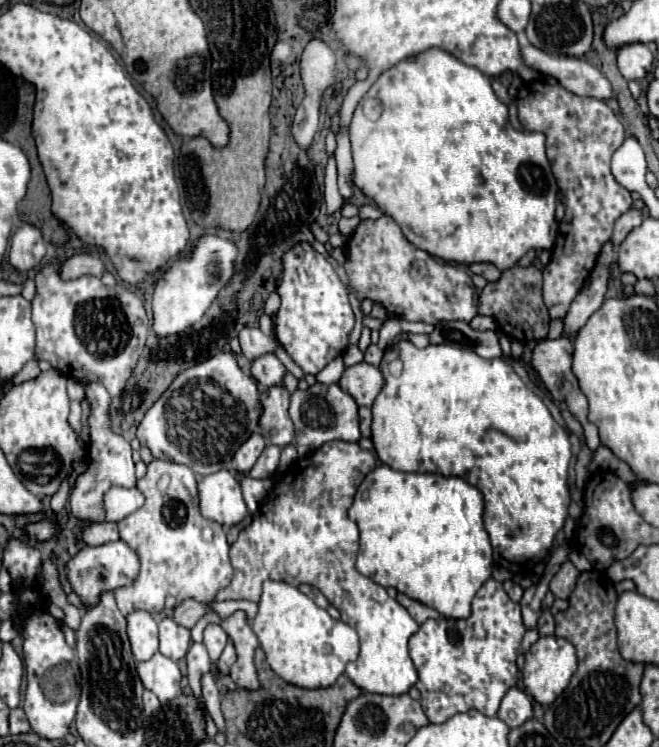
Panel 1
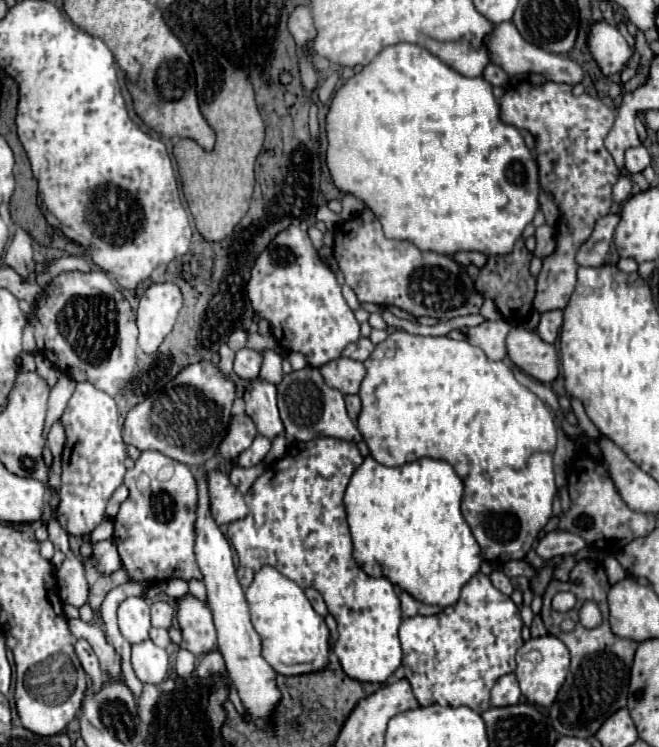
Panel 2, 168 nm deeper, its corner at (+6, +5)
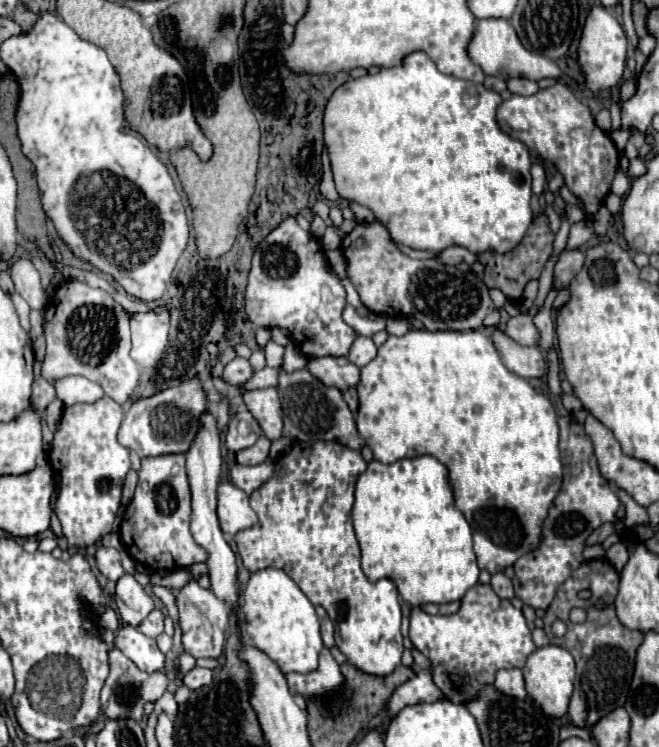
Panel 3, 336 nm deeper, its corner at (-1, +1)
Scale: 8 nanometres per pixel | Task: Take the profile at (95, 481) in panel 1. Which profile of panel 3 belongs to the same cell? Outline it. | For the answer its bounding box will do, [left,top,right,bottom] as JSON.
[50,397,130,547]

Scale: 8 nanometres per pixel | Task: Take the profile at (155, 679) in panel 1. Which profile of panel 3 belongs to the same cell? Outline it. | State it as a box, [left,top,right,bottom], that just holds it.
[114,625,166,673]

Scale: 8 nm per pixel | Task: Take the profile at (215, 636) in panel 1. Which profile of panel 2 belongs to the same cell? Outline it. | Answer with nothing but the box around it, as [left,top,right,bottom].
[177,593,217,655]

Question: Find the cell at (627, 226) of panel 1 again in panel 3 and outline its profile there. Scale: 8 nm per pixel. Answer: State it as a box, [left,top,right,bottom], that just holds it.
[554,249,584,287]

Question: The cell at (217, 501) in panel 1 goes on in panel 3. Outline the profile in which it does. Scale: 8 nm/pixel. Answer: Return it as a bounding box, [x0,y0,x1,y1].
[218,481,256,537]

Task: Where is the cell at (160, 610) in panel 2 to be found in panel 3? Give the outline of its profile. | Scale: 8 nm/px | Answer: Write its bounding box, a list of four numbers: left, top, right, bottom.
[138,609,164,637]

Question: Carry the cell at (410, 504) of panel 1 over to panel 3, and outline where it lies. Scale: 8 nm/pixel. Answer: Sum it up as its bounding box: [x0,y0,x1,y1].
[352,455,480,605]

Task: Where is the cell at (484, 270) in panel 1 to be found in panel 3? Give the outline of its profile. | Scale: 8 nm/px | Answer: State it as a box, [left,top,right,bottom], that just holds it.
[440,247,478,265]

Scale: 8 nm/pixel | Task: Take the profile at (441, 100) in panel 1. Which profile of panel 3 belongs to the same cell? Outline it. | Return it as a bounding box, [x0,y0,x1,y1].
[324,51,532,253]

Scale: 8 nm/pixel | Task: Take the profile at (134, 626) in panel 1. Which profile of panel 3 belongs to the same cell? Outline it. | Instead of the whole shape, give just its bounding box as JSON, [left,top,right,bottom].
[116,573,154,627]

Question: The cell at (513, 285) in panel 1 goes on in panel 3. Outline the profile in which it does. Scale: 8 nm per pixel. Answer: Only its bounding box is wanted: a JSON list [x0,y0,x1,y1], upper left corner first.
[480,215,554,301]

